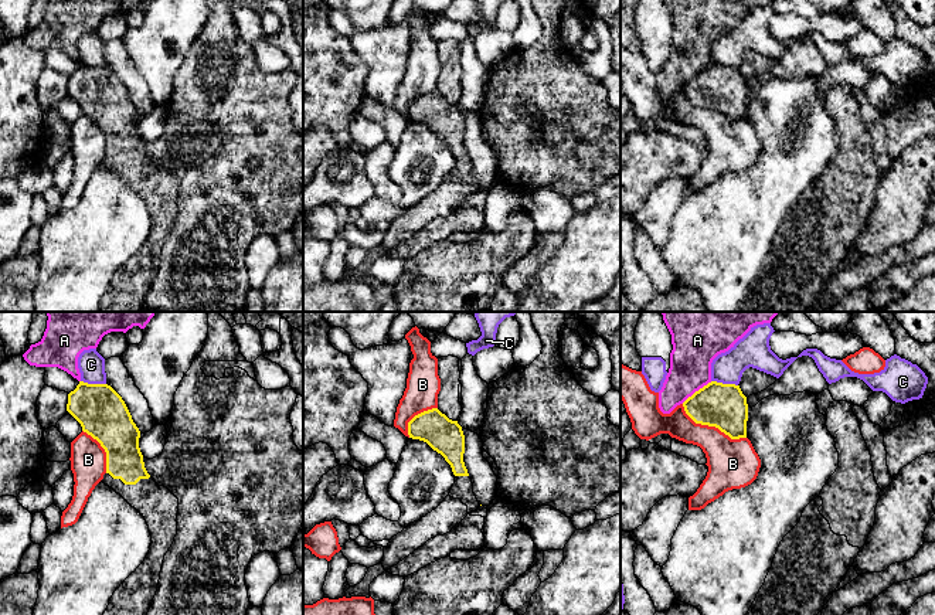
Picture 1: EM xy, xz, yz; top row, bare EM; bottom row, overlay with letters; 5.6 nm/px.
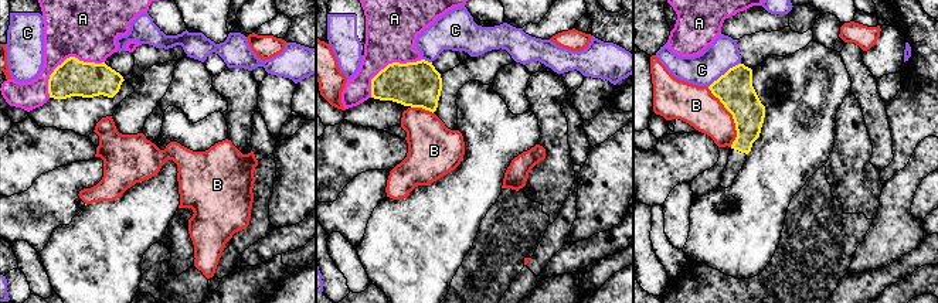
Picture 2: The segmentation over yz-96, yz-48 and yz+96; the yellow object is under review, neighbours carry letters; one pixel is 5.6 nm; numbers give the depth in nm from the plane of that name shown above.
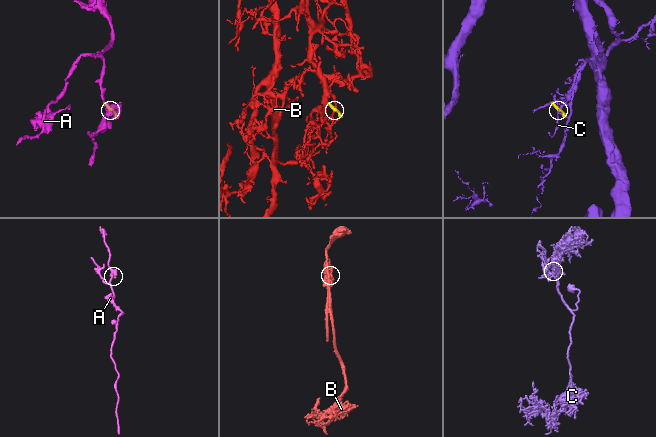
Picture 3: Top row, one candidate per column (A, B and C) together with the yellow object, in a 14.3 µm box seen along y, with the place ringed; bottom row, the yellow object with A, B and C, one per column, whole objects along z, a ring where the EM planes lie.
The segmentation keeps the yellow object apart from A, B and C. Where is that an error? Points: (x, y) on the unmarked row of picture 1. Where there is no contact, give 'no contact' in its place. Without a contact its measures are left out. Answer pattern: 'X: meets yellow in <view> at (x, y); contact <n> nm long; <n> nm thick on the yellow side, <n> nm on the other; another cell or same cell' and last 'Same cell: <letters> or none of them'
A: meets yellow in yz at (696, 74); contact 220 nm long; 260 nm thick on the yellow side, 260 nm on the other; another cell
B: meets yellow in yz at (711, 108); contact 420 nm long; 260 nm thick on the yellow side, 280 nm on the other; another cell
C: meets yellow in yz at (724, 67); contact 160 nm long; 260 nm thick on the yellow side, 190 nm on the other; another cell
Same cell: none of them

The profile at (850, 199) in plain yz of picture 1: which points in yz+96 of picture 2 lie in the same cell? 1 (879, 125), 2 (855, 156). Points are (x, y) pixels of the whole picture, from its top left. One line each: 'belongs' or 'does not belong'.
1: does not belong
2: belongs

